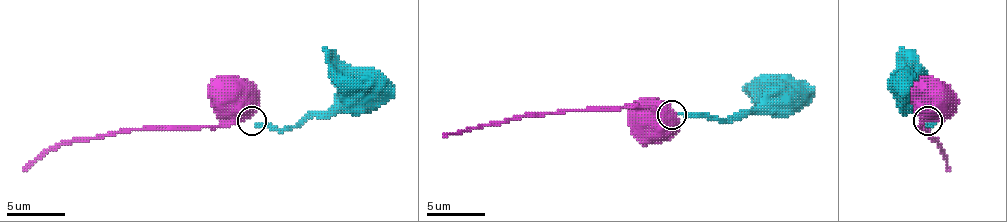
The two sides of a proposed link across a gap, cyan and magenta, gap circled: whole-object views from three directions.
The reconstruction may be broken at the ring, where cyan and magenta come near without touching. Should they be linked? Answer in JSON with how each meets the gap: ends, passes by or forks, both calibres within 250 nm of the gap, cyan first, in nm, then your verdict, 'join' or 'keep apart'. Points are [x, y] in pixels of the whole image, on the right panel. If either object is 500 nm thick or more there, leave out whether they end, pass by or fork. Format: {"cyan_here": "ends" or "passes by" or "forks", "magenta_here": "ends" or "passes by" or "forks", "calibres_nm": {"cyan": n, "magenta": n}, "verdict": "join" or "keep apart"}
{"calibres_nm": {"cyan": 200, "magenta": 950}, "verdict": "keep apart"}

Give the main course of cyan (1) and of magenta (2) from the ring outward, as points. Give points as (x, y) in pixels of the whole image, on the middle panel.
1: (675, 113), (719, 119), (734, 113), (749, 113), (766, 96), (784, 87)
2: (670, 116), (658, 128), (646, 122)

